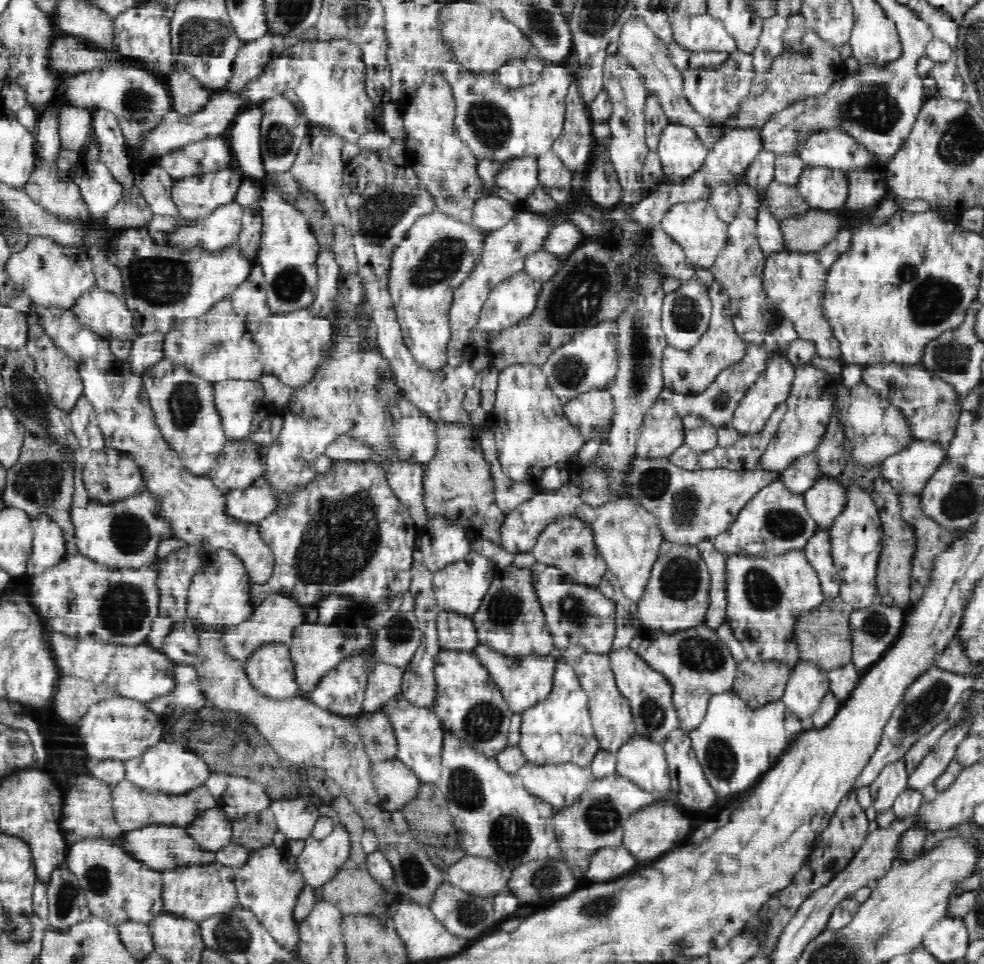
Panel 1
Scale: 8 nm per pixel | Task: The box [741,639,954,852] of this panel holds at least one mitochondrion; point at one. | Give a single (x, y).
(922, 711)

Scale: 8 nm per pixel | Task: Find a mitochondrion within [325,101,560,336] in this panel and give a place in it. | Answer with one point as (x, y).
(380, 213)

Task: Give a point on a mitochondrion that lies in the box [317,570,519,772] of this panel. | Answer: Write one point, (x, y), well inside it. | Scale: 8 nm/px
(482, 723)

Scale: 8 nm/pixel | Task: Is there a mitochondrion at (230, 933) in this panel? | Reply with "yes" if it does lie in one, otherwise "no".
yes

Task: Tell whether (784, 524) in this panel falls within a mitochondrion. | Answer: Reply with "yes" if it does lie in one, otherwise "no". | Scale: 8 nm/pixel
yes

